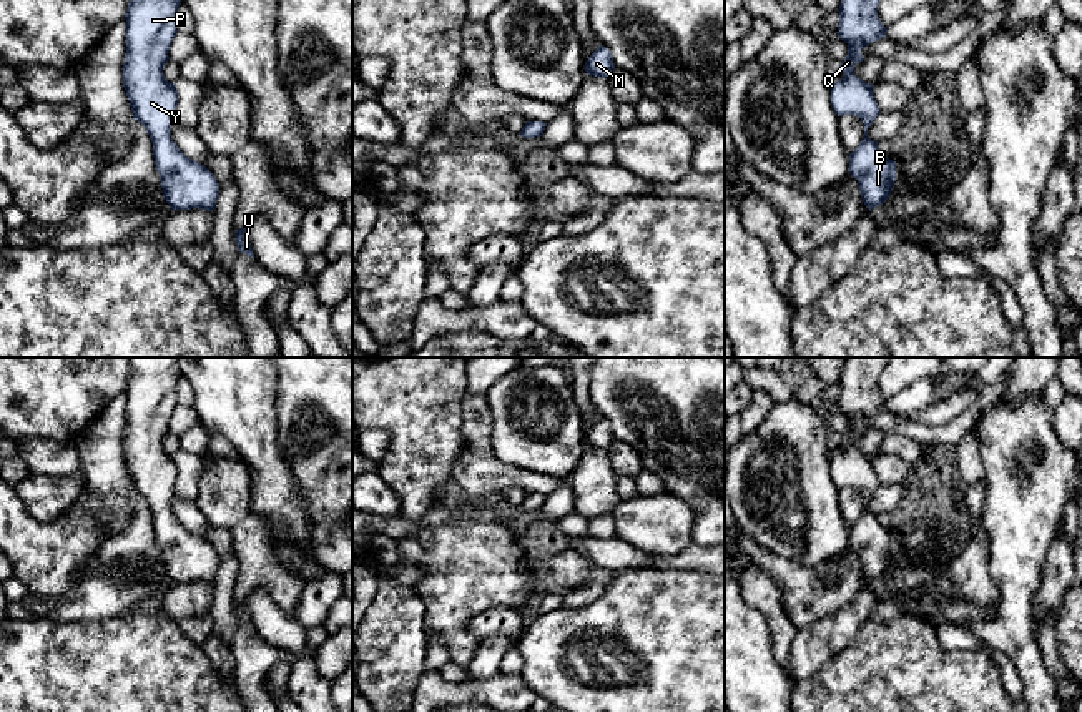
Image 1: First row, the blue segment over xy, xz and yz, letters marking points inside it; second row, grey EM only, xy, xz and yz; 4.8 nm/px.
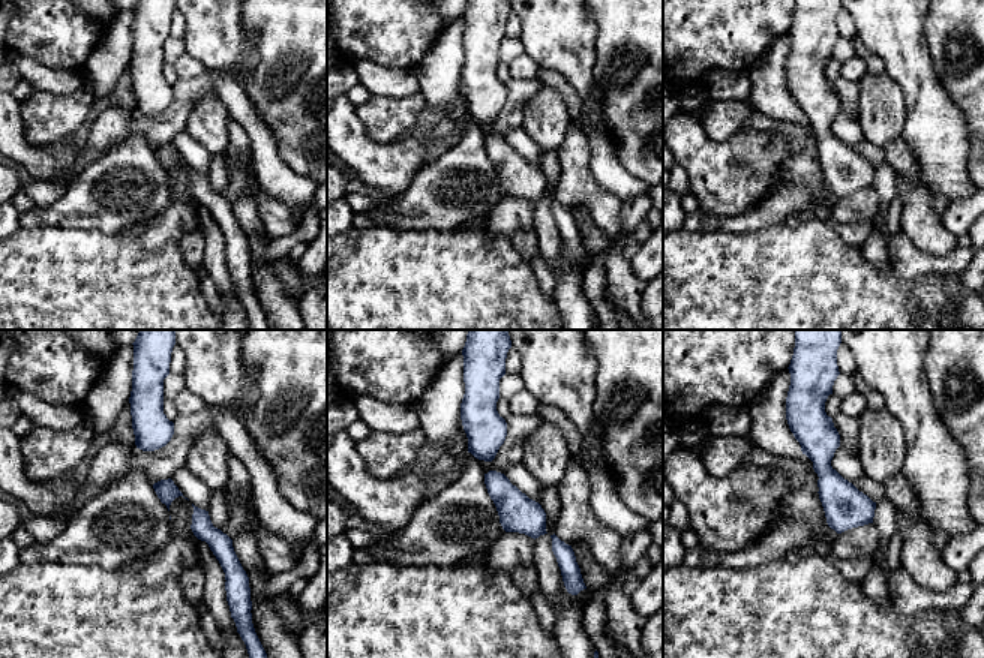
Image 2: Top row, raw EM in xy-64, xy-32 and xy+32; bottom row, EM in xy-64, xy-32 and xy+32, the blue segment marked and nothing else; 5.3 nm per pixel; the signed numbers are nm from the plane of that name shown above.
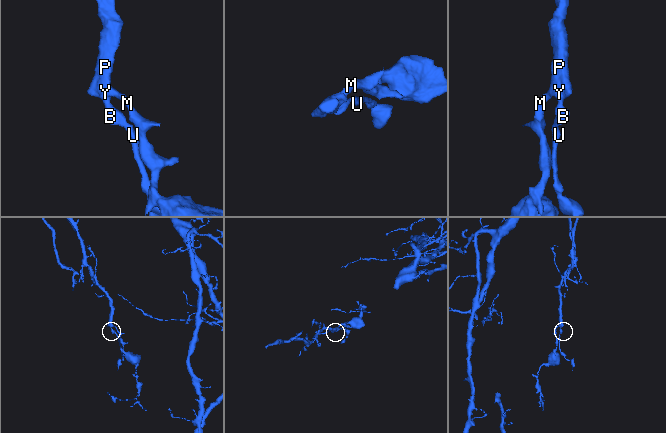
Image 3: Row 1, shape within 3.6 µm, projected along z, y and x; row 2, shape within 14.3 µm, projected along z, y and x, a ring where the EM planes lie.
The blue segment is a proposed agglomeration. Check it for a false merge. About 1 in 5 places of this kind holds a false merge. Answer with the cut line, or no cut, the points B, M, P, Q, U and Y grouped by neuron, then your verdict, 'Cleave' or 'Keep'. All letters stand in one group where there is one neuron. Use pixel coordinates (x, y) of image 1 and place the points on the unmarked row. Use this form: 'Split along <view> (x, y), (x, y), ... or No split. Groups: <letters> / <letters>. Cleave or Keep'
No split. Groups: B M P Q U Y. Keep

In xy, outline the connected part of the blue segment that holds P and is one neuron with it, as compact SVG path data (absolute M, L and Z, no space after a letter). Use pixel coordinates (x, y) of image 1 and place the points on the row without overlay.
M130 358L126 393L126 428L123 436L123 459L133 482L153 516L153 531L161 551L163 569L171 582L201 581L213 584L219 567L219 556L201 536L188 531L171 512L171 492L178 479L178 462L170 456L163 441L176 409L176 384L181 378L180 358Z

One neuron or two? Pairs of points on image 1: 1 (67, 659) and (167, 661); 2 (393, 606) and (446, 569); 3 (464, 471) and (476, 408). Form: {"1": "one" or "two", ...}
{"1": "one", "2": "two", "3": "one"}

